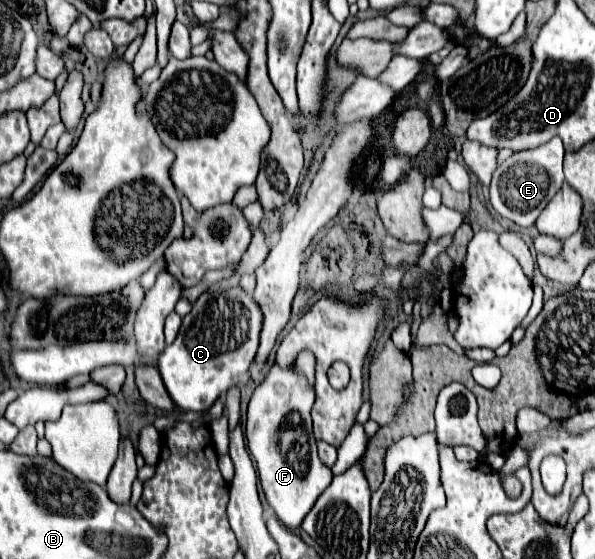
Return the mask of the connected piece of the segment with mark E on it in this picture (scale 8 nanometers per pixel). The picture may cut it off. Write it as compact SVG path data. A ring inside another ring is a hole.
M552 138L550 142L534 148L512 154L508 160L504 160L492 174L490 182L490 204L492 208L512 220L518 226L532 226L544 210L544 206L552 200L552 196L562 188L564 174L562 174L562 158L564 158L564 146L560 138Z

